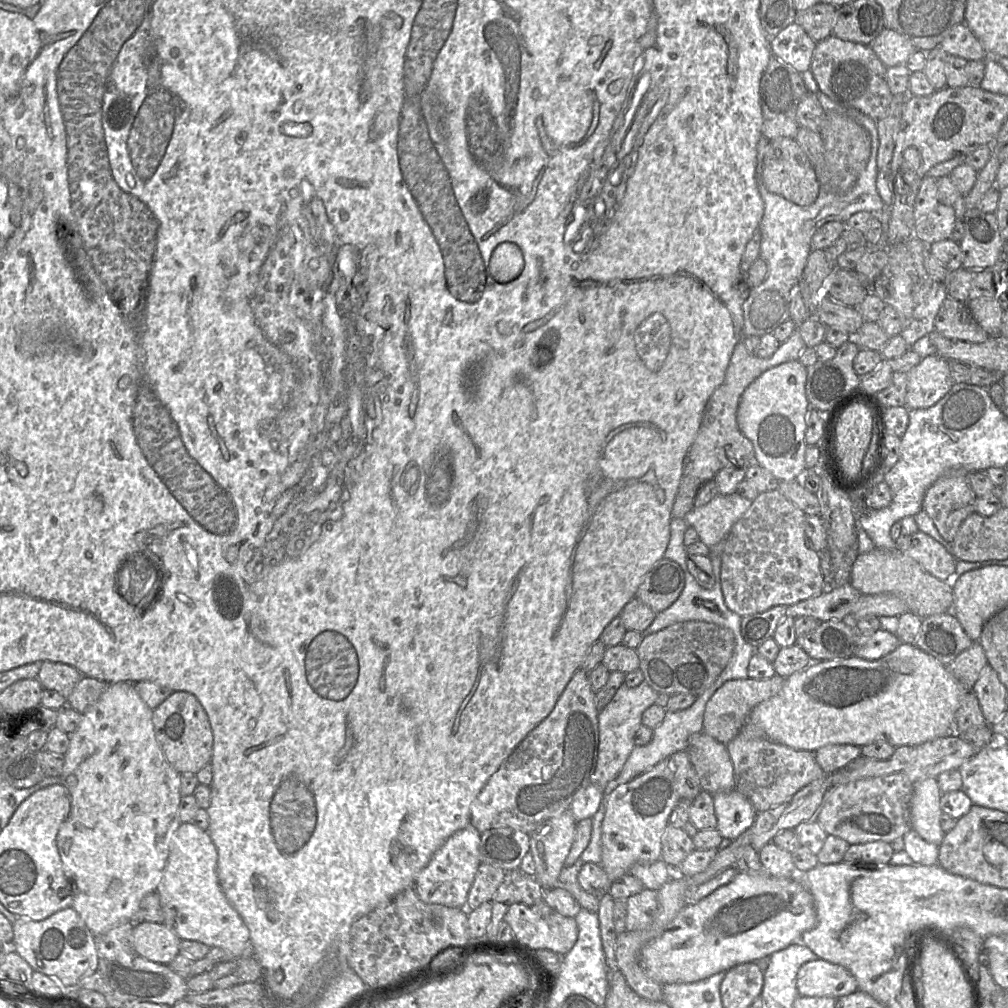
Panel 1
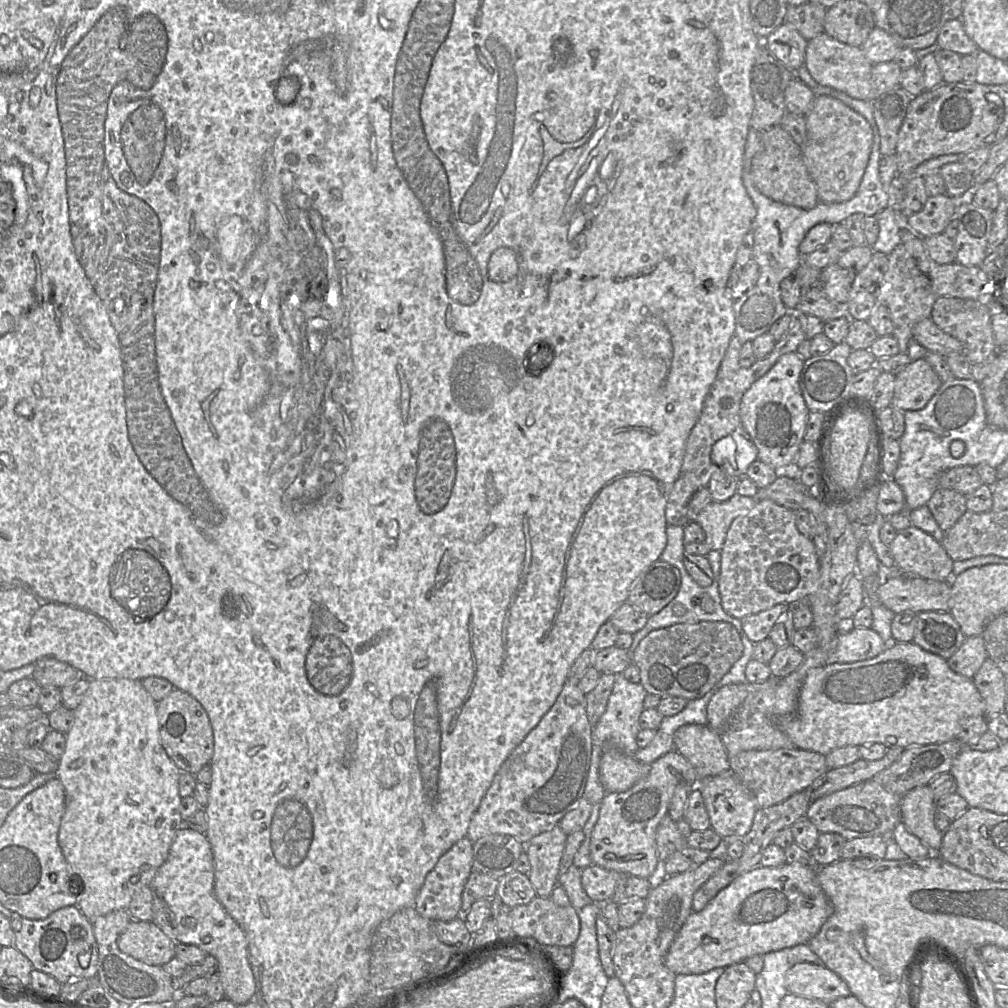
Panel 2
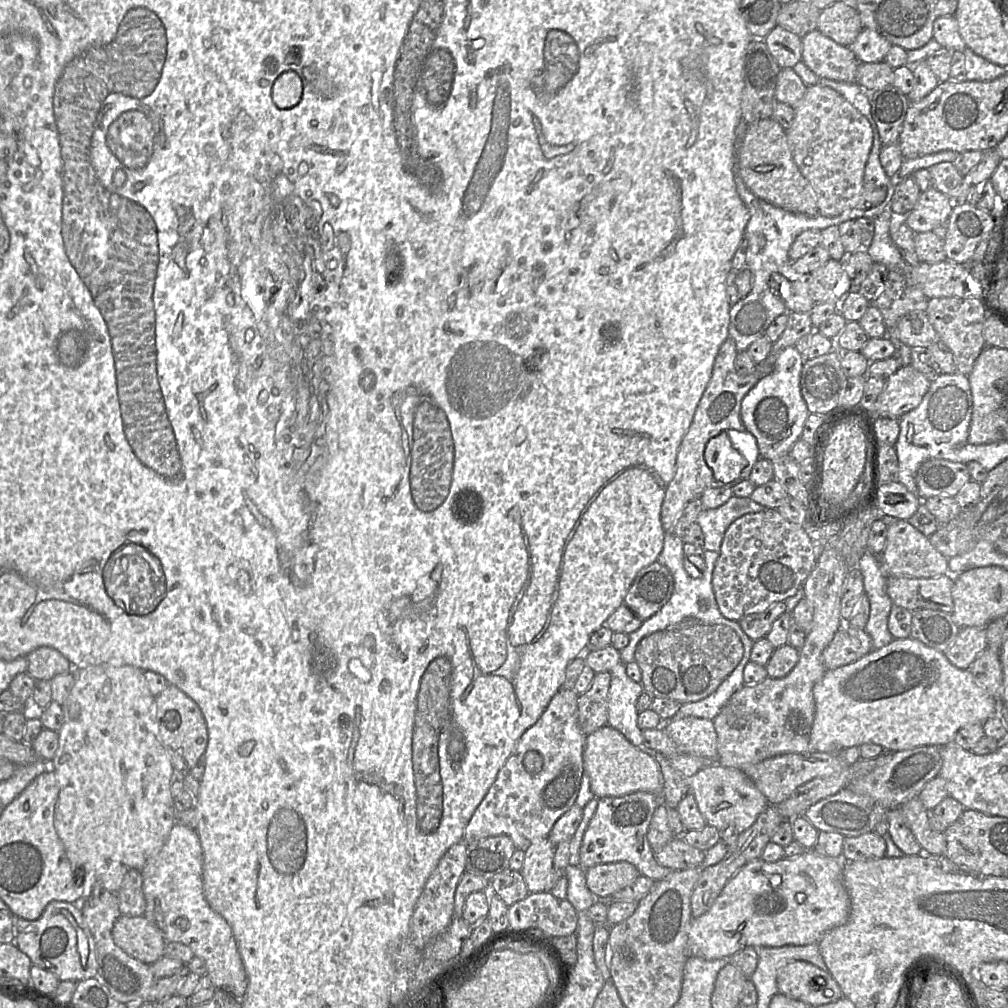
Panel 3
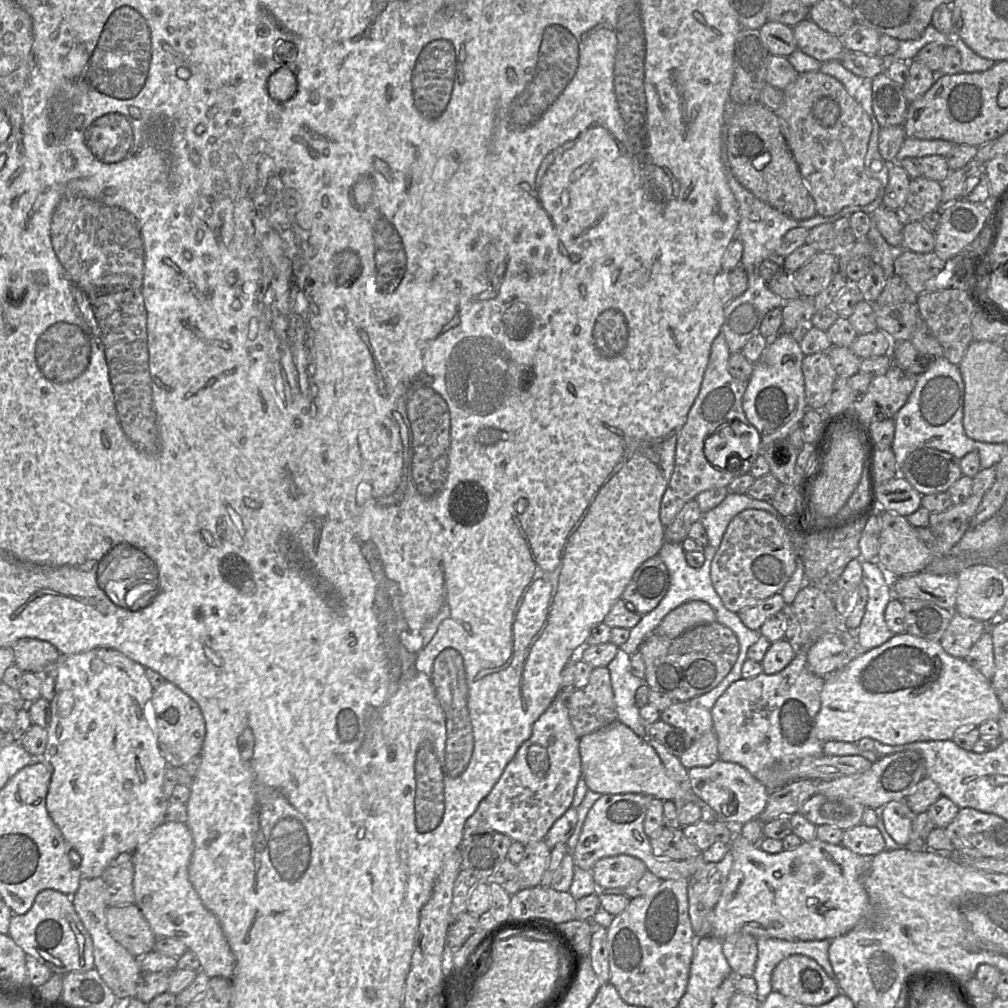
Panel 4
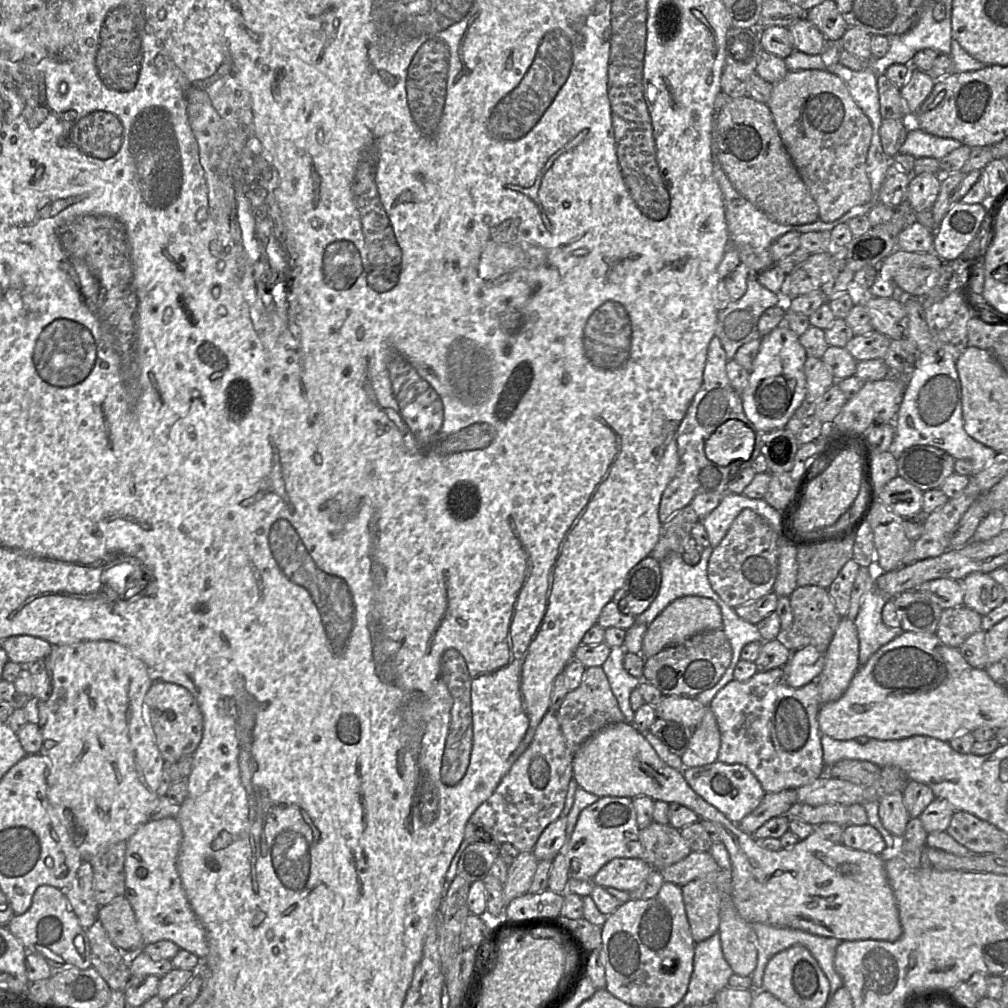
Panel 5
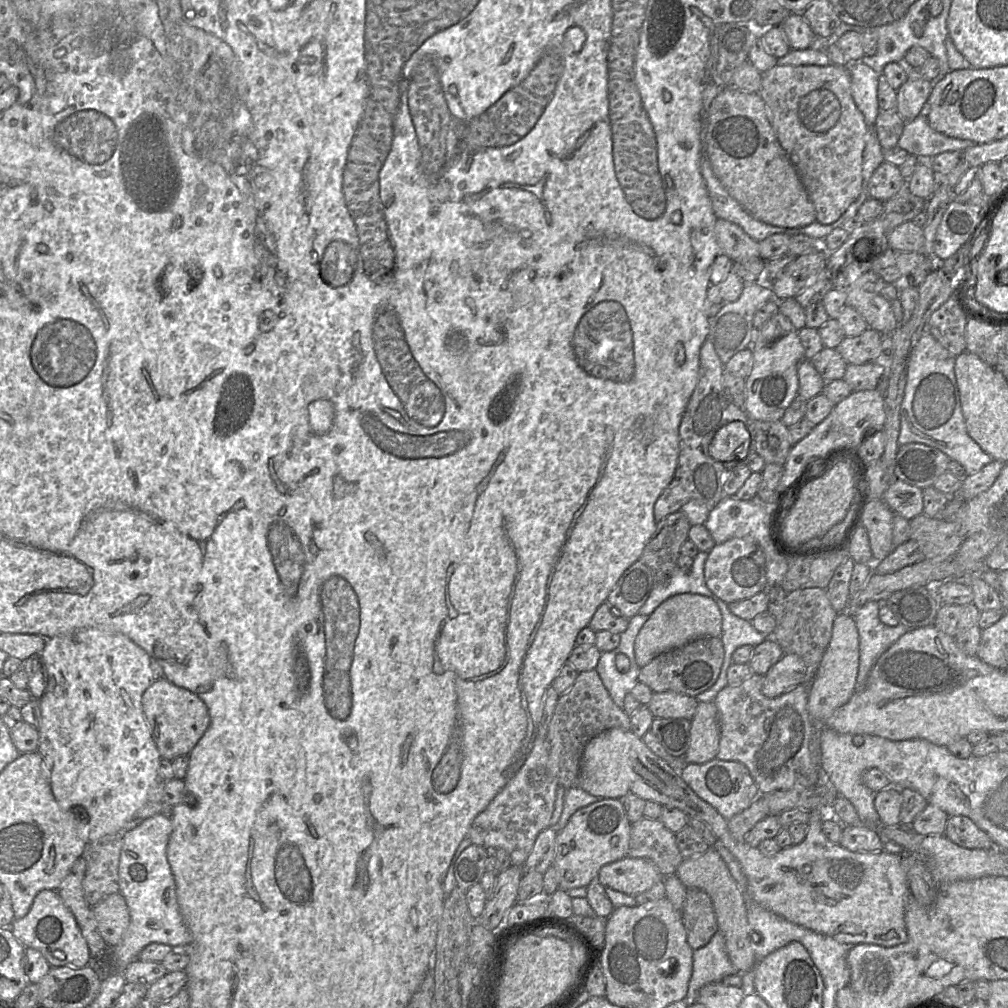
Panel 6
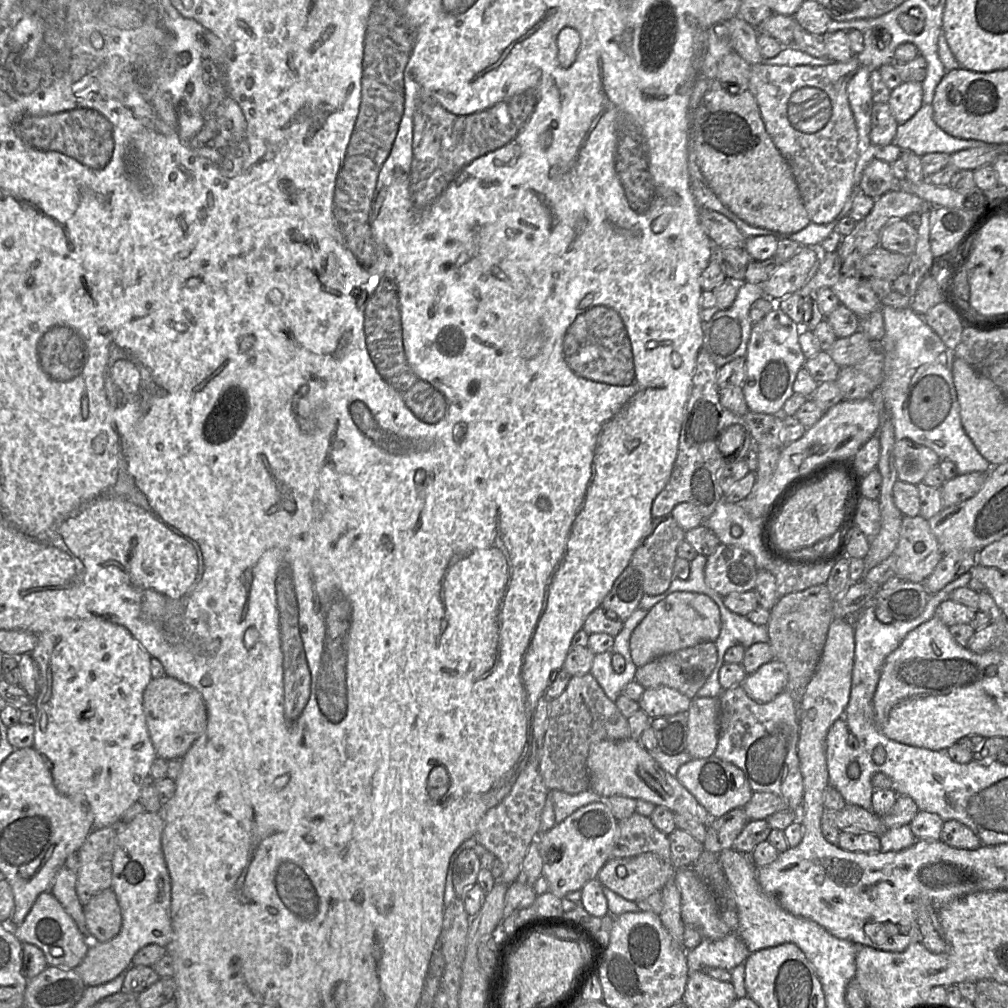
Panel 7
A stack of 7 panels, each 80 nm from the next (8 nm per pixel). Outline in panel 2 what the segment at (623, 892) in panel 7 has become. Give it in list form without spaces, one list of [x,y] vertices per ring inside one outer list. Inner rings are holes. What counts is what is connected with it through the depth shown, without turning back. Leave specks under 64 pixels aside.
[[[590,865],[581,871],[581,884],[592,902],[603,904],[610,901],[623,875],[597,865]]]

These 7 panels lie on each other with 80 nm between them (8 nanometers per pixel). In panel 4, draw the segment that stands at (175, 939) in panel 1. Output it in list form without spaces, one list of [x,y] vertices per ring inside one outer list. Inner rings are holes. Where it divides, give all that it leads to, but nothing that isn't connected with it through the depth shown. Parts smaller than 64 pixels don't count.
[[[135,904],[108,907],[106,918],[109,934],[131,955],[142,957],[153,950],[157,937]]]

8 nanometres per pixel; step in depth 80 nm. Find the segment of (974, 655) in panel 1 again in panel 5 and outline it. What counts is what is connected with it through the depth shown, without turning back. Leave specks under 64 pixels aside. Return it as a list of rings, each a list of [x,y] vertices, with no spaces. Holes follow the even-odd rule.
[[[963,605],[944,609],[936,635],[946,646],[959,648],[970,635],[982,629],[982,617],[976,611]]]

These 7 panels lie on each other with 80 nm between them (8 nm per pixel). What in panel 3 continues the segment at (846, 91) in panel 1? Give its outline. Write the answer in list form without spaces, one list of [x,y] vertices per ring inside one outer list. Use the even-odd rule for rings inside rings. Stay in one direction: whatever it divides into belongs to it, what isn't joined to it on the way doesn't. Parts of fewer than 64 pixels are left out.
[[[818,29],[802,40],[802,61],[818,77],[856,83],[858,59],[848,46],[836,43]]]

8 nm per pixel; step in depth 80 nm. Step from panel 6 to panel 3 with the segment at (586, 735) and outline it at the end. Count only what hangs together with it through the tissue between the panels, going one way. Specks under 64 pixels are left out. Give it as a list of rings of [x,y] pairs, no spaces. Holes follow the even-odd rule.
[[[596,673],[590,688],[578,696],[578,725],[584,735],[607,726],[611,676]]]

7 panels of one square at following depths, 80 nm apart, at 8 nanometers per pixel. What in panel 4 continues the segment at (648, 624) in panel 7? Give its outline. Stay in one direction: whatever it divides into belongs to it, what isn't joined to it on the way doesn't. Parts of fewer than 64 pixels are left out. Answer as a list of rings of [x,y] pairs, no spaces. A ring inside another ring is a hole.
[[[690,601],[668,613],[654,633],[673,639],[695,627],[716,622],[714,609],[703,601]]]

